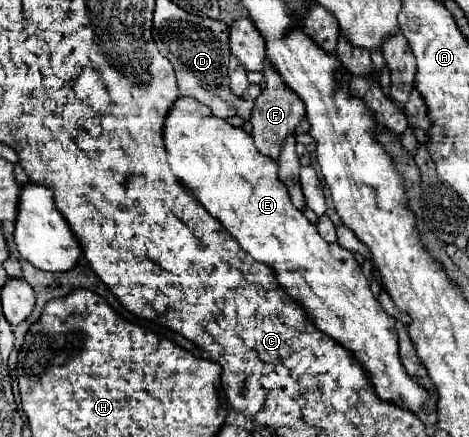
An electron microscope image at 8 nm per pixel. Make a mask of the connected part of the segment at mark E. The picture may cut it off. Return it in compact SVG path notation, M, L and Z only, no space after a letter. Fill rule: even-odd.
M182 97L174 101L170 111L166 113L162 135L170 169L196 195L196 199L206 207L206 211L210 211L226 227L226 231L240 243L240 247L246 253L274 269L280 285L292 297L296 297L302 303L302 307L308 309L308 317L320 331L324 331L340 345L356 353L360 363L368 369L372 383L376 385L378 397L382 397L384 401L402 403L404 409L418 413L422 403L428 399L428 393L406 373L400 361L398 333L394 327L396 319L390 317L380 307L380 301L372 295L370 283L364 277L354 255L336 243L326 243L320 237L316 225L312 225L302 211L294 209L288 197L288 189L278 177L278 163L268 155L262 155L256 149L254 139L242 127L232 127L226 119L214 117L208 105L202 105L192 97Z

